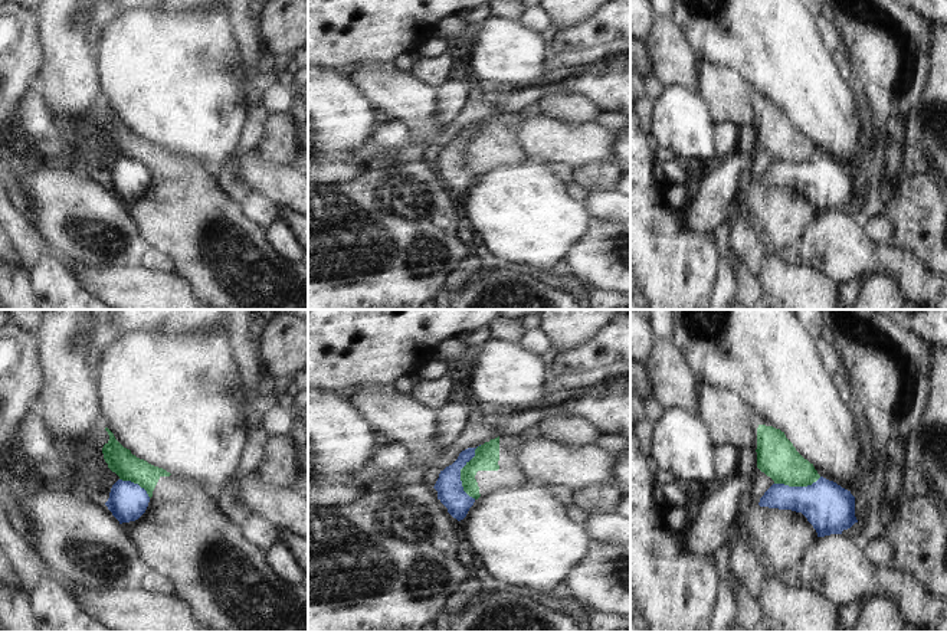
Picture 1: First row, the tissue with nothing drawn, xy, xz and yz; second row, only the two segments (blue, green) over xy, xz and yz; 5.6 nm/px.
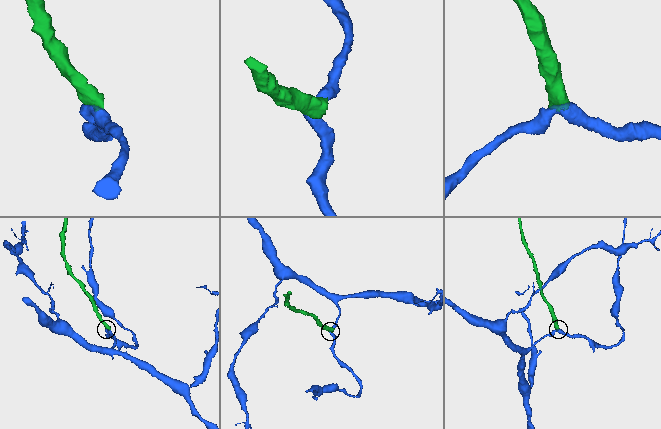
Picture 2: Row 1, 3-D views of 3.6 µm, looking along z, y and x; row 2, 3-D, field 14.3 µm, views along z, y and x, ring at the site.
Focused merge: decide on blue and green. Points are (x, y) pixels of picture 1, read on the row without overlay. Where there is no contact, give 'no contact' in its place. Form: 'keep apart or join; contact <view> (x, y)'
keep apart; contact xz (459, 149)

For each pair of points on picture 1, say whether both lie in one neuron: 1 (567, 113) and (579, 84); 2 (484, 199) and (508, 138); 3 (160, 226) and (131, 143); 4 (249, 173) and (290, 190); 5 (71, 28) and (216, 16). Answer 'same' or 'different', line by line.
1: different
2: different
3: same
4: same
5: different

